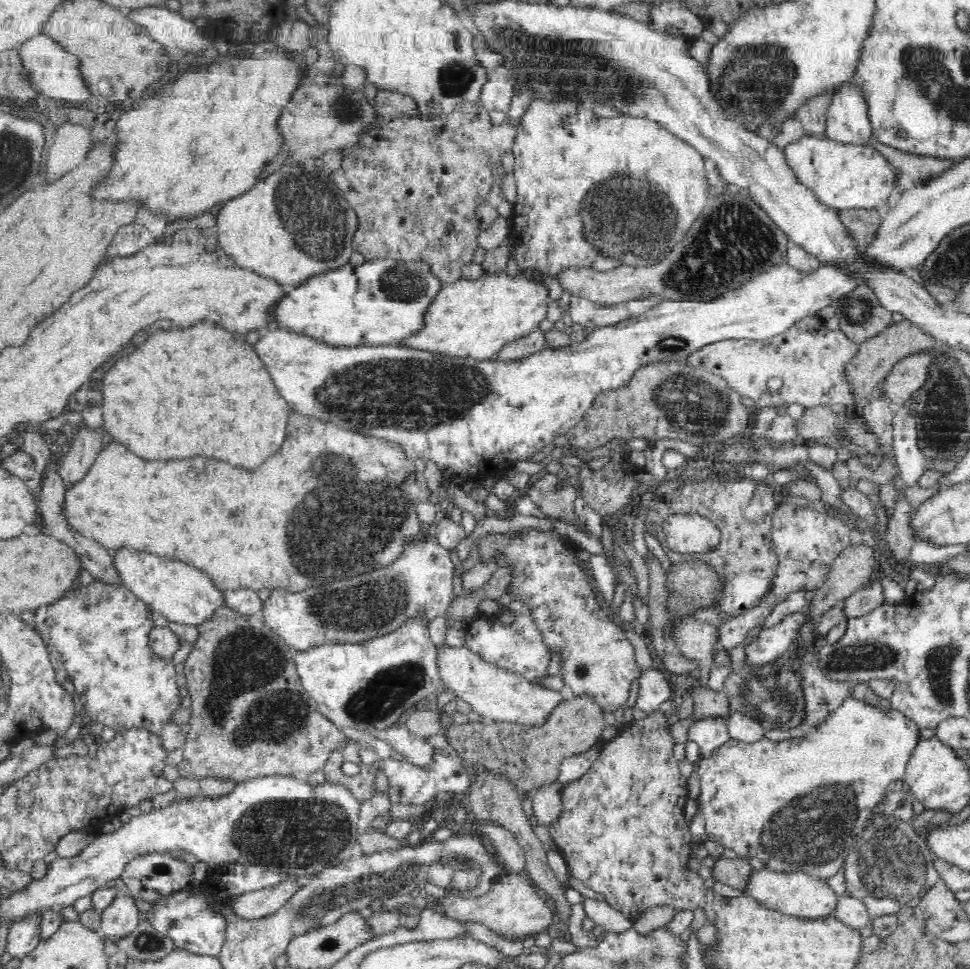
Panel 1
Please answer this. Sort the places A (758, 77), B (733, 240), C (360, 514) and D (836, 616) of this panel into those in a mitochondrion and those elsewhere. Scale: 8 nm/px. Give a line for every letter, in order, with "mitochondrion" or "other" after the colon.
A: mitochondrion
B: mitochondrion
C: mitochondrion
D: other

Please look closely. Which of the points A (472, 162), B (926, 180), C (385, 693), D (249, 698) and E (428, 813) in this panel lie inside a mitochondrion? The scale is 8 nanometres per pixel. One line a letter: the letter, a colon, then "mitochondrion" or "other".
A: other
B: other
C: mitochondrion
D: mitochondrion
E: other

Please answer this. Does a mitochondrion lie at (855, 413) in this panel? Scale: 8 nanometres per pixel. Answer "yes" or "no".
no

